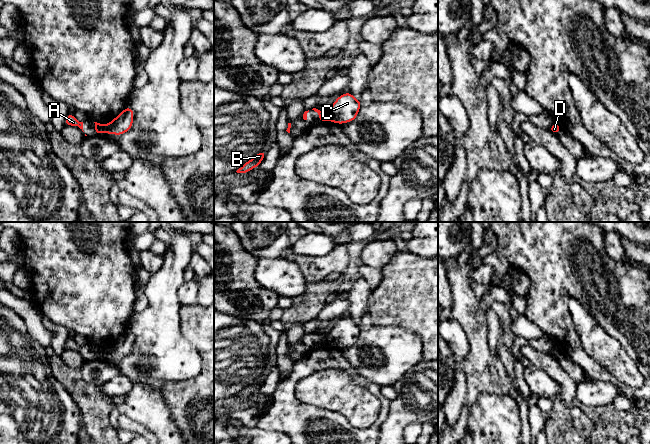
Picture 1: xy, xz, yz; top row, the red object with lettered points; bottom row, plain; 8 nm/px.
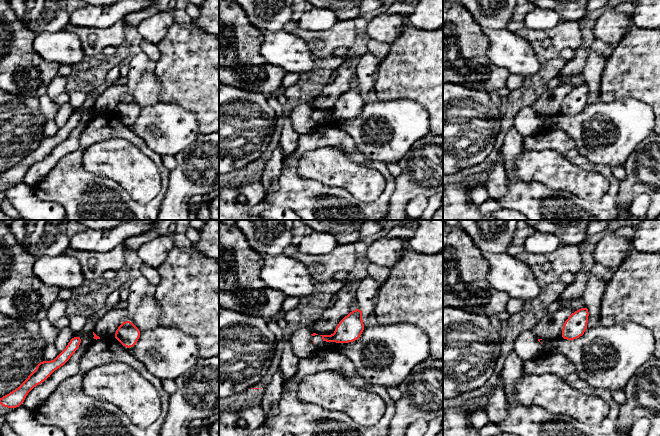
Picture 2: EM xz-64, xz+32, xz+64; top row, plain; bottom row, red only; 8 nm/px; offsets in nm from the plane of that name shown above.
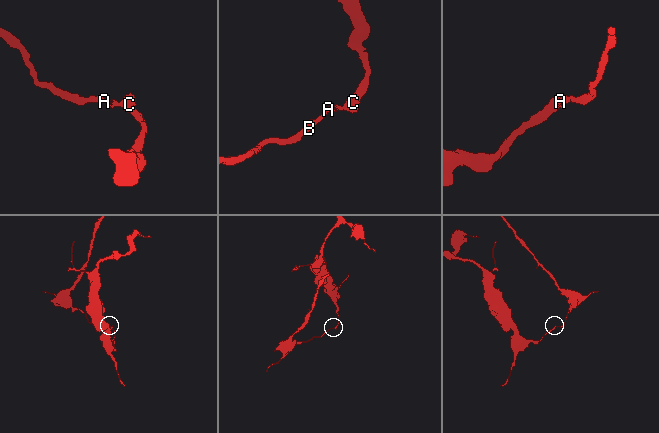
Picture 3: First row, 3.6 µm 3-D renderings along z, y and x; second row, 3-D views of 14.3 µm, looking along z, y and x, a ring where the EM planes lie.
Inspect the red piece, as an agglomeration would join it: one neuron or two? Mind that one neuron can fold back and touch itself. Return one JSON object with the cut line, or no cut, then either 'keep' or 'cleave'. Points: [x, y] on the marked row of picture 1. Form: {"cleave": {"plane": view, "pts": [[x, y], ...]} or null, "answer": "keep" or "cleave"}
{"cleave": {"plane": "xy", "pts": [[102, 125], [103, 131]]}, "answer": "cleave"}

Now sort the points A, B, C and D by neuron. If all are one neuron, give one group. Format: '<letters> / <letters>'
A B / C D

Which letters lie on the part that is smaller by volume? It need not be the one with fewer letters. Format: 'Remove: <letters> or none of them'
Remove: A, B

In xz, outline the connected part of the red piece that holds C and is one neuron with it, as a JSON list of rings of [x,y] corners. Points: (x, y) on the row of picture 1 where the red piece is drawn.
[[[350,92],[340,95],[326,112],[327,120],[344,124],[357,118],[362,103]]]

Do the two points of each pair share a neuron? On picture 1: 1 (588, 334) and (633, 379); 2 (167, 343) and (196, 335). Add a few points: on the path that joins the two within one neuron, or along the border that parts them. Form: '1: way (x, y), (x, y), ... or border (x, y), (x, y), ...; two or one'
1: way (599, 345), (622, 368); one
2: border (179, 315), (181, 334), (200, 356); two

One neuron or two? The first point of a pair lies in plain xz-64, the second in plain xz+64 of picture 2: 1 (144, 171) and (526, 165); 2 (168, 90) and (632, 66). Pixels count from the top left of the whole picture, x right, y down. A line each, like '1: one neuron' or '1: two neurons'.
1: one neuron
2: one neuron

